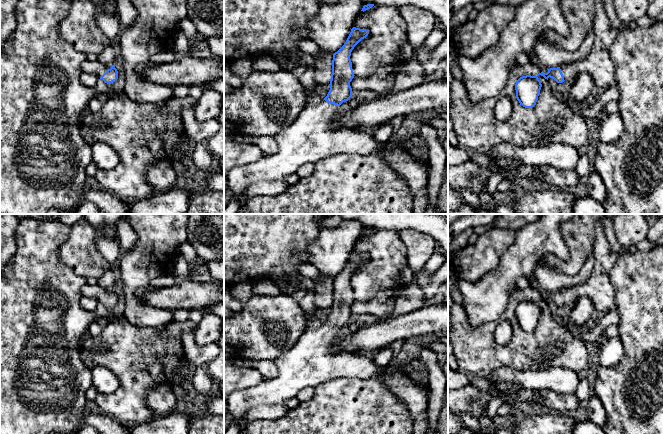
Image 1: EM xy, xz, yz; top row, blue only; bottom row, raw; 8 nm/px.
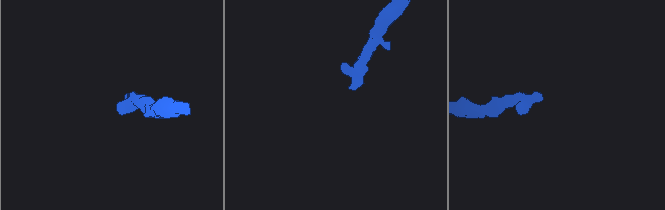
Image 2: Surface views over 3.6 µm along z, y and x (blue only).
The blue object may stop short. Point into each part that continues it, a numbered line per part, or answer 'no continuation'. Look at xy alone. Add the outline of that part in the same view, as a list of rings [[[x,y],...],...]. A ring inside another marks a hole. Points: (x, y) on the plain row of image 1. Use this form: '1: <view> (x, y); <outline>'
1: xy (90, 291); [[[84,284],[81,288],[81,295],[87,298],[94,298],[97,302],[100,302],[111,290],[103,289],[97,284],[90,285]]]

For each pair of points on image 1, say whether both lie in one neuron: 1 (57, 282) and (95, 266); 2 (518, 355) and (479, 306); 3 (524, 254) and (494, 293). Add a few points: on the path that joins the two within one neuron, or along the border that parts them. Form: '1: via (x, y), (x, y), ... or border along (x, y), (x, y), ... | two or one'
1: border along (59, 258), (77, 274), (86, 279) | two
2: border along (468, 317), (468, 322), (474, 328), (497, 321) | two
3: via (515, 264), (500, 283) | one

